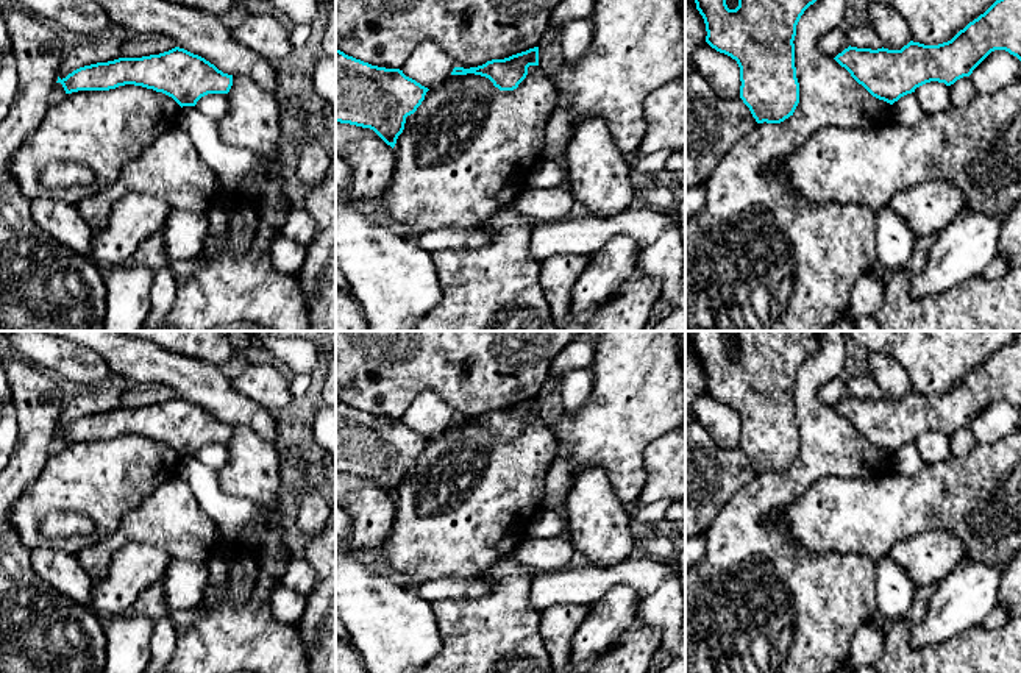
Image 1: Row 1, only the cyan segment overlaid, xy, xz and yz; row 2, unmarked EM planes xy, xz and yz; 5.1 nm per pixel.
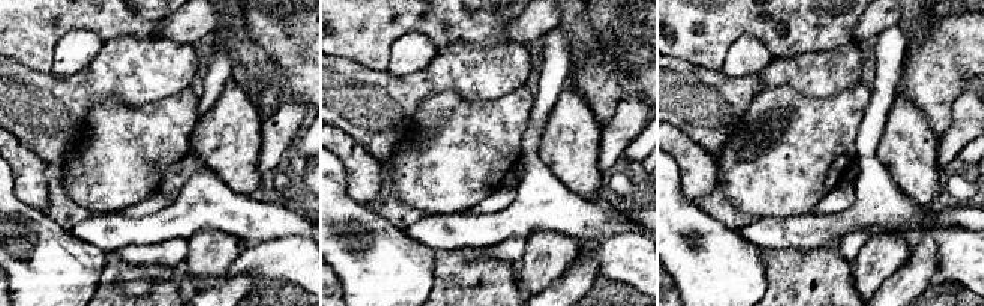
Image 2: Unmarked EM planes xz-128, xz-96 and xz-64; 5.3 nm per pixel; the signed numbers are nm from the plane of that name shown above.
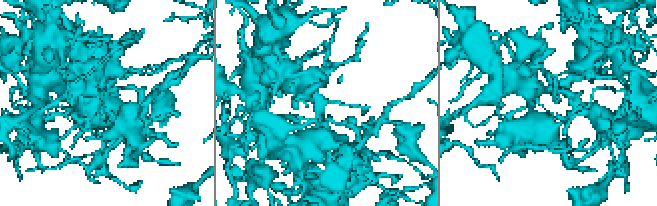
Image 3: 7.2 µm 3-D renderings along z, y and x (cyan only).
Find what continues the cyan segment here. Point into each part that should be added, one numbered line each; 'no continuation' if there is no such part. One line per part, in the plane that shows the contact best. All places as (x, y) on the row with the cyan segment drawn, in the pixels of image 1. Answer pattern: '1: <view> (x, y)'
no continuation

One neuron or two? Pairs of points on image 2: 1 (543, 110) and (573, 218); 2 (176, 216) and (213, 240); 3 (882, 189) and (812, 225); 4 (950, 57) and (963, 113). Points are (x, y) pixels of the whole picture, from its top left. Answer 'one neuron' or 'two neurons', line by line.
1: one neuron
2: two neurons
3: one neuron
4: two neurons

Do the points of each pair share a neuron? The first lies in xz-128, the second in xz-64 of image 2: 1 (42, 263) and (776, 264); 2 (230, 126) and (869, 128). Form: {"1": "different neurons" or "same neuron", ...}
{"1": "different neurons", "2": "different neurons"}

